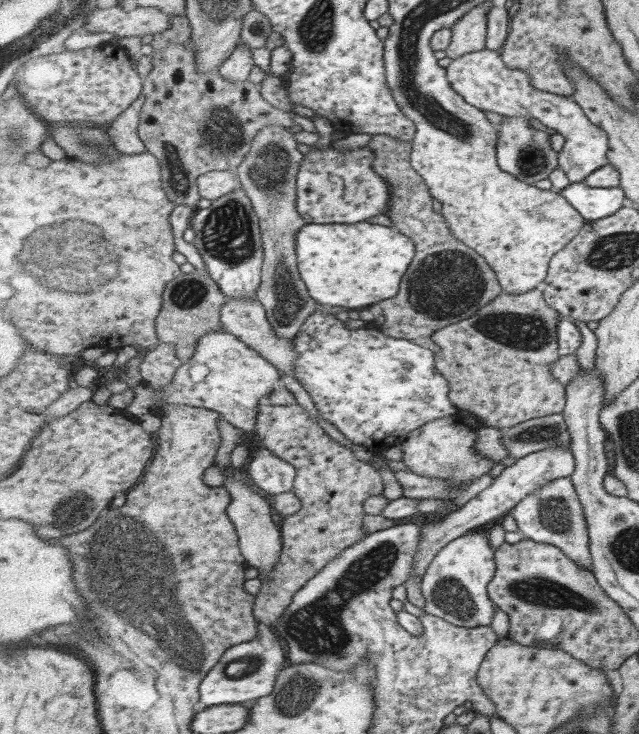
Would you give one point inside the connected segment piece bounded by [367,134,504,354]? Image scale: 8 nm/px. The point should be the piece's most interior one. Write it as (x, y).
(449, 282)

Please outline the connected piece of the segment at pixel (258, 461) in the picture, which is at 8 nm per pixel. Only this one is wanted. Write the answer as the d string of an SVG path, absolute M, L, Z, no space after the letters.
M266 447L253 448L251 450L251 456L252 458L249 463L246 464L244 471L247 474L250 483L255 484L257 489L274 496L294 491L297 469L293 464L289 464L286 460L274 456L273 452Z

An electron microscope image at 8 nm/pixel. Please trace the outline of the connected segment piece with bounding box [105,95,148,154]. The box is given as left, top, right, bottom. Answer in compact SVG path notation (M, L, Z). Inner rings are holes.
M141 95L123 114L119 115L107 129L113 137L115 147L123 154L141 154L147 152L147 145L141 140L137 127L141 120L141 109L145 96Z

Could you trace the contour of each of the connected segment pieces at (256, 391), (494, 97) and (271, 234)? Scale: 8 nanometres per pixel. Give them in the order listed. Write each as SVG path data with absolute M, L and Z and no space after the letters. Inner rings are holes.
M225 327L219 332L211 332L211 334L201 336L197 342L197 353L188 360L188 363L191 365L189 376L177 376L173 380L171 398L167 398L167 400L217 411L225 421L245 433L253 432L258 424L261 400L263 398L269 399L277 387L281 385L282 374L276 366L268 362L265 357L261 357L253 348L249 348L249 344L245 344L239 336L235 336Z
M483 49L479 52L471 52L468 55L461 56L461 58L457 58L457 60L453 60L447 67L447 70L453 88L458 93L461 93L461 96L464 96L465 100L469 101L469 104L480 108L482 111L496 112L507 117L525 116L536 118L546 127L553 128L559 132L565 138L564 146L559 153L560 168L570 182L582 182L595 171L609 164L608 152L611 148L609 134L603 128L599 128L597 124L593 124L589 120L584 109L581 108L580 104L577 104L577 101L573 97L559 96L559 94L535 88L529 72L525 72L521 68L509 68L505 64L501 50Z
M269 125L257 134L252 142L252 151L238 166L241 187L255 206L263 232L264 263L257 296L263 302L277 335L287 339L295 337L305 320L317 310L317 302L309 296L297 268L297 230L307 224L305 217L297 211L298 174L305 158L297 146L299 143L291 132Z

